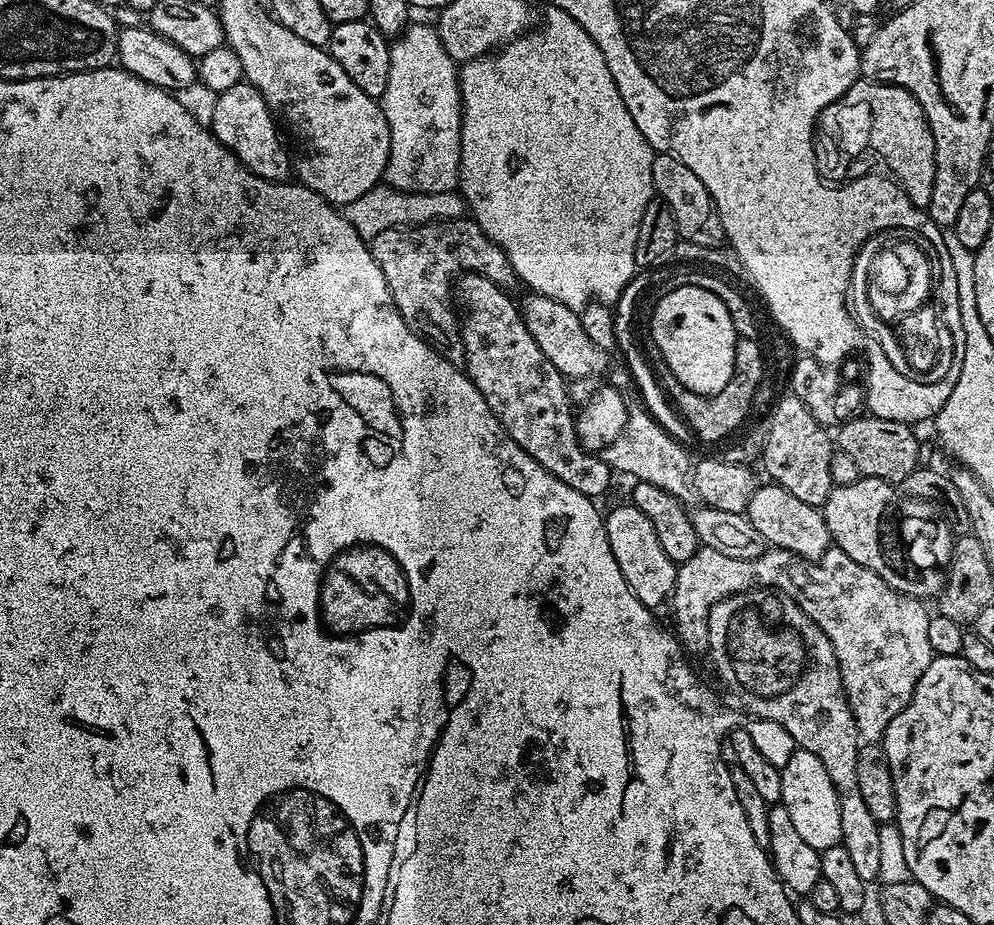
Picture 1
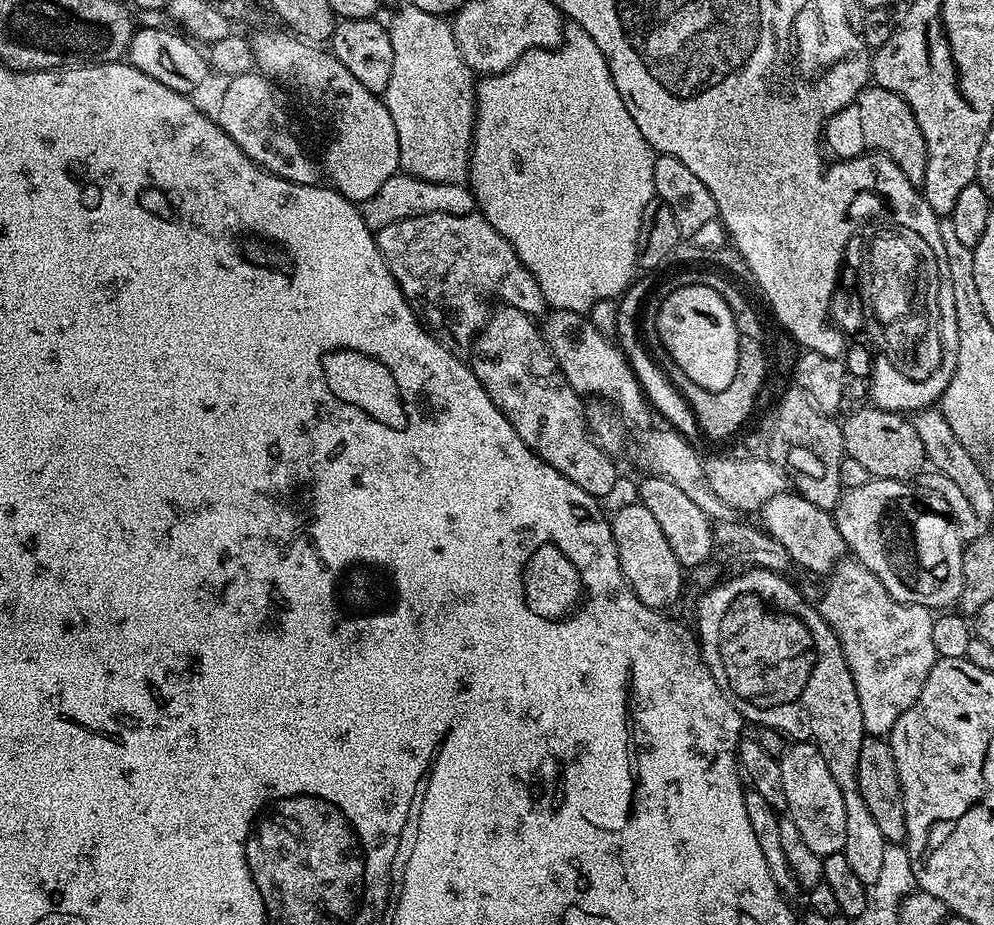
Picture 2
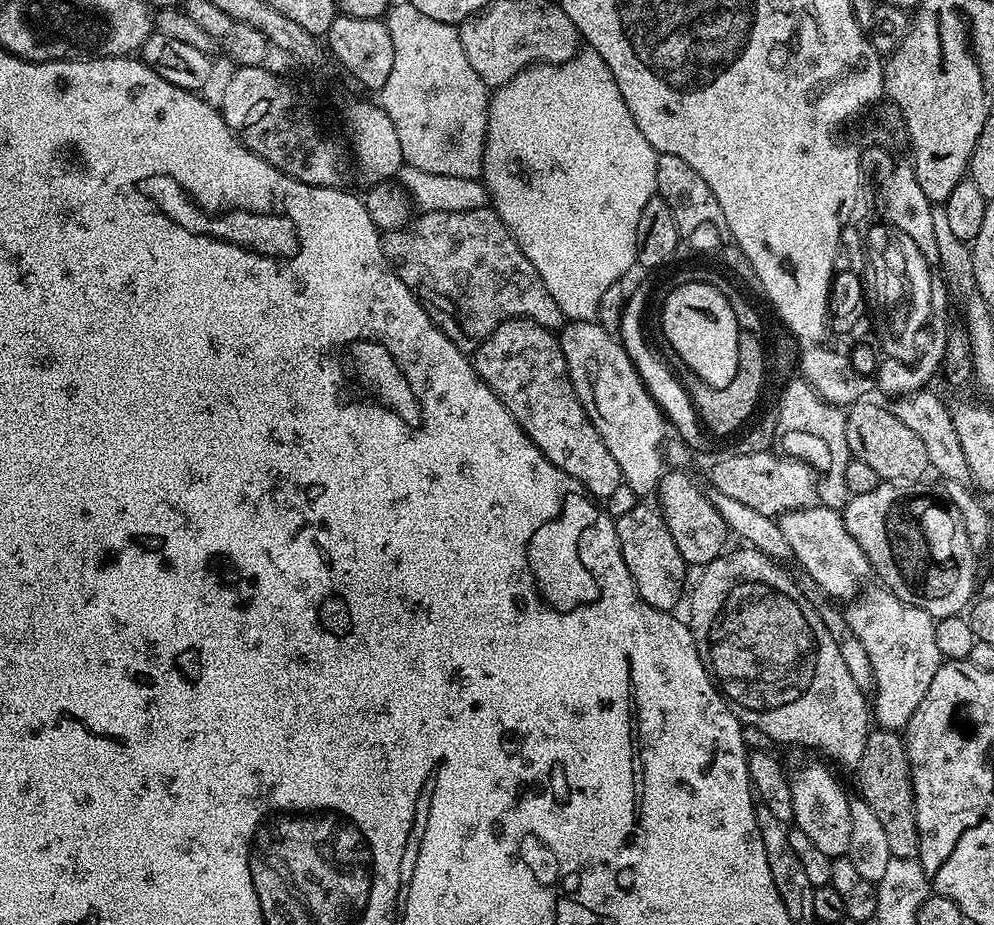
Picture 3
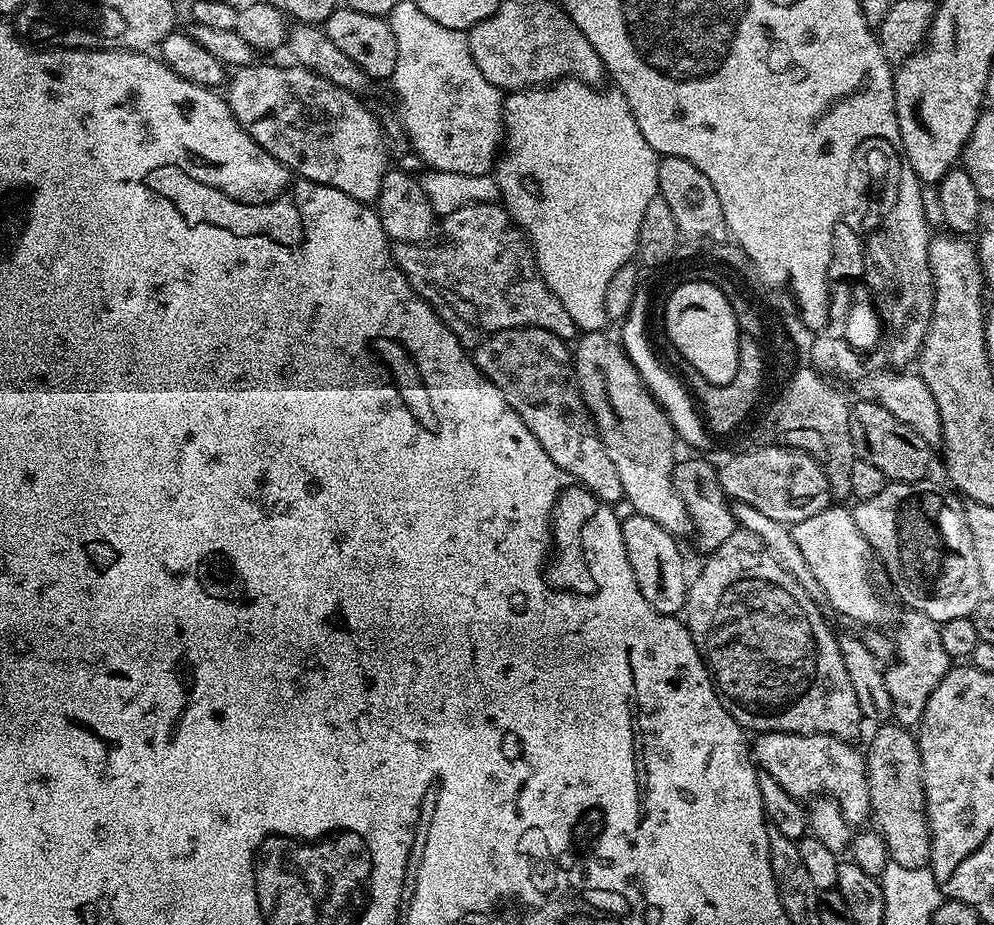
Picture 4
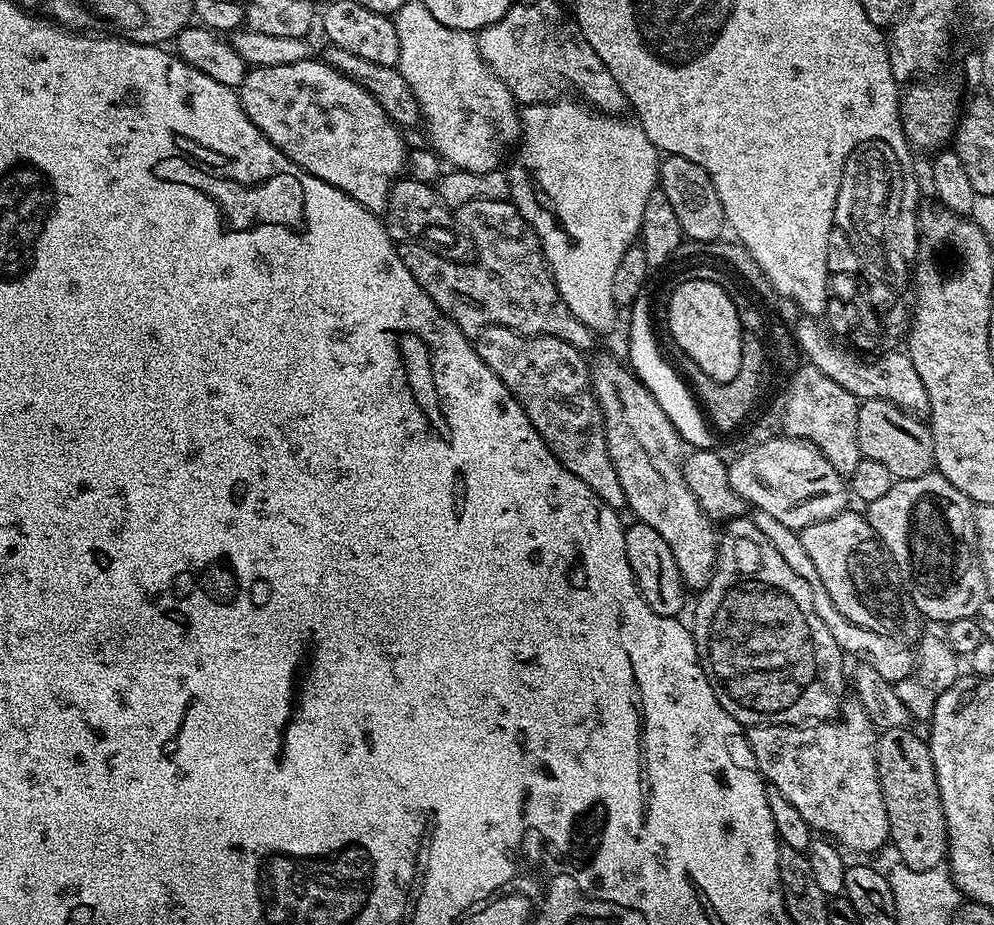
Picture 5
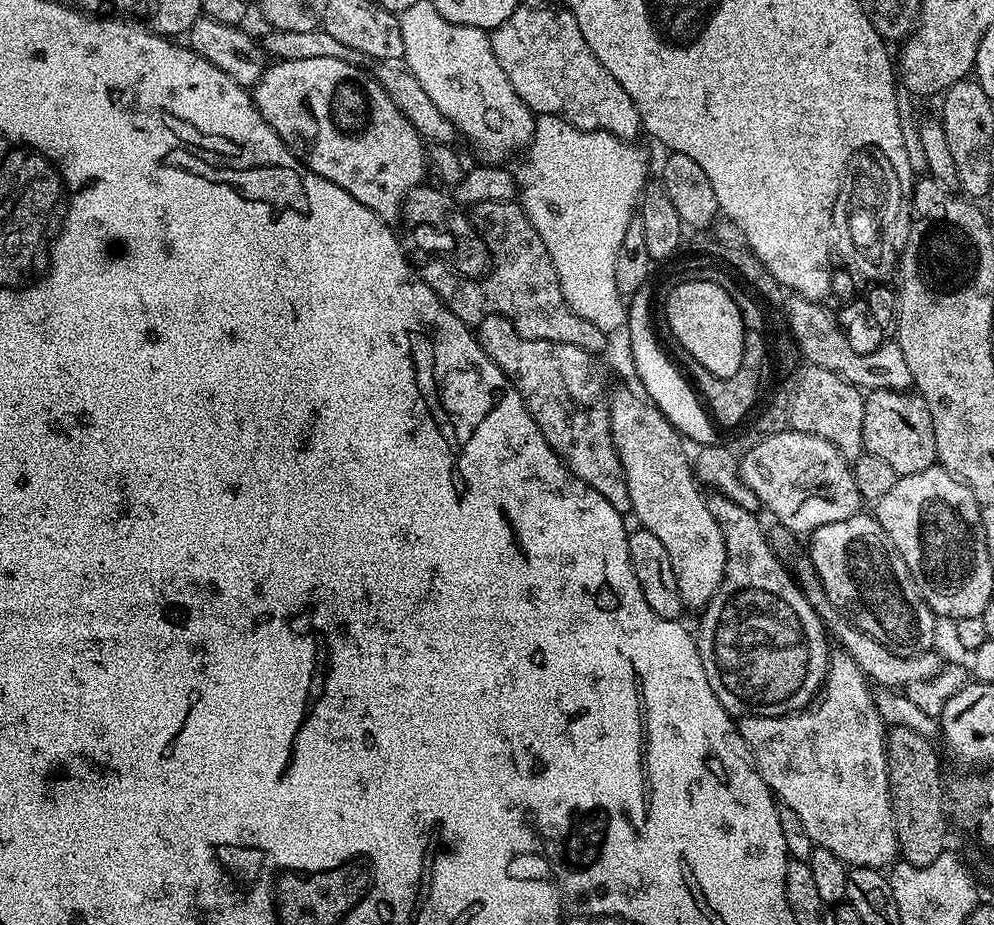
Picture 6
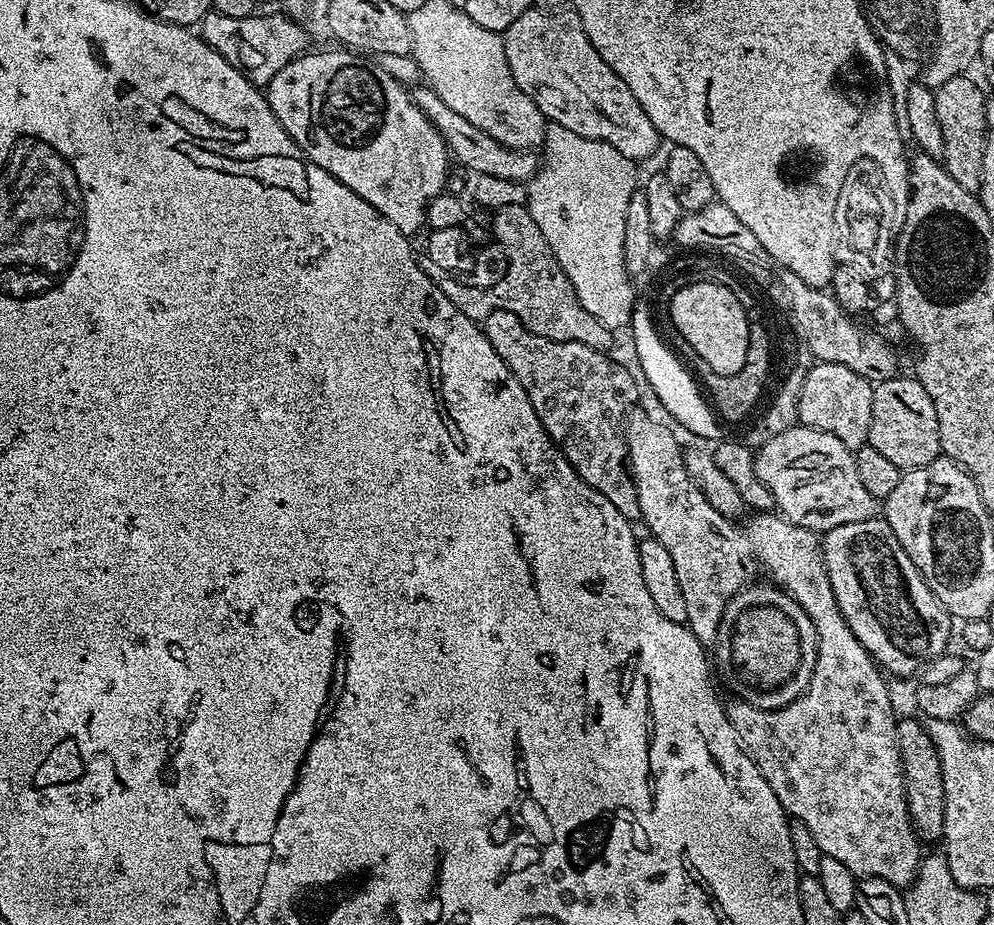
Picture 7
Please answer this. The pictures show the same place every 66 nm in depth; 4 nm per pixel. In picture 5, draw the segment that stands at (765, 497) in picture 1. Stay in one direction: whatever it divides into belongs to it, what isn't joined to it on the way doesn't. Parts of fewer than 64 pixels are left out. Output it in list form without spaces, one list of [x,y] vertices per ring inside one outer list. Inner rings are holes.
[[[845,510],[834,518],[799,529],[802,547],[814,561],[826,591],[834,598],[834,606],[838,606],[850,622],[858,622],[858,626],[866,626],[866,630],[875,630],[895,640],[915,641],[922,632],[920,611],[904,589],[896,565],[889,561],[867,519],[852,511]]]

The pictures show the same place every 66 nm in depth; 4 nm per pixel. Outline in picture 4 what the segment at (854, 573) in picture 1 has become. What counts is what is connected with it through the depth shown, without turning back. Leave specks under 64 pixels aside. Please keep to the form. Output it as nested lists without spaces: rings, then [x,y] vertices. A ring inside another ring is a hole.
[[[911,610],[905,611],[904,621],[903,616],[899,621],[900,629],[894,633],[894,660],[895,662],[889,663],[887,667],[884,668],[884,677],[886,678],[886,690],[890,690],[890,698],[892,699],[892,716],[894,717],[895,723],[903,724],[905,726],[916,726],[919,725],[922,714],[926,710],[926,702],[930,698],[930,694],[934,690],[934,686],[938,686],[938,682],[942,682],[942,678],[948,673],[950,667],[950,661],[946,650],[942,647],[942,638],[940,637],[940,630],[935,620],[926,618],[926,614],[921,612],[913,612]]]

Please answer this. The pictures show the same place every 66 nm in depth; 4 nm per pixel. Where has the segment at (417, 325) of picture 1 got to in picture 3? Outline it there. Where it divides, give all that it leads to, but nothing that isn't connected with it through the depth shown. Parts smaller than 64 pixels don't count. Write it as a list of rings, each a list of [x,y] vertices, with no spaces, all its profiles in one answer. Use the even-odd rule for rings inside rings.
[[[485,206],[478,210],[458,210],[457,212],[420,212],[415,219],[407,223],[404,227],[389,231],[383,237],[383,242],[384,257],[388,259],[389,264],[391,264],[393,270],[398,274],[398,278],[402,278],[402,282],[406,282],[406,286],[420,299],[420,305],[428,311],[428,317],[444,331],[446,338],[450,342],[454,342],[454,346],[458,346],[458,350],[462,350],[465,354],[475,353],[479,344],[499,324],[504,324],[508,320],[515,320],[517,318],[521,320],[533,320],[538,326],[549,330],[559,329],[565,323],[566,318],[562,314],[562,310],[558,310],[558,302],[554,302],[550,290],[546,290],[546,282],[542,282],[538,270],[534,270],[534,266],[530,266],[530,258],[526,258],[526,254],[522,254],[518,242],[514,242],[510,230],[506,230],[502,218],[498,218],[498,214],[491,206]]]

